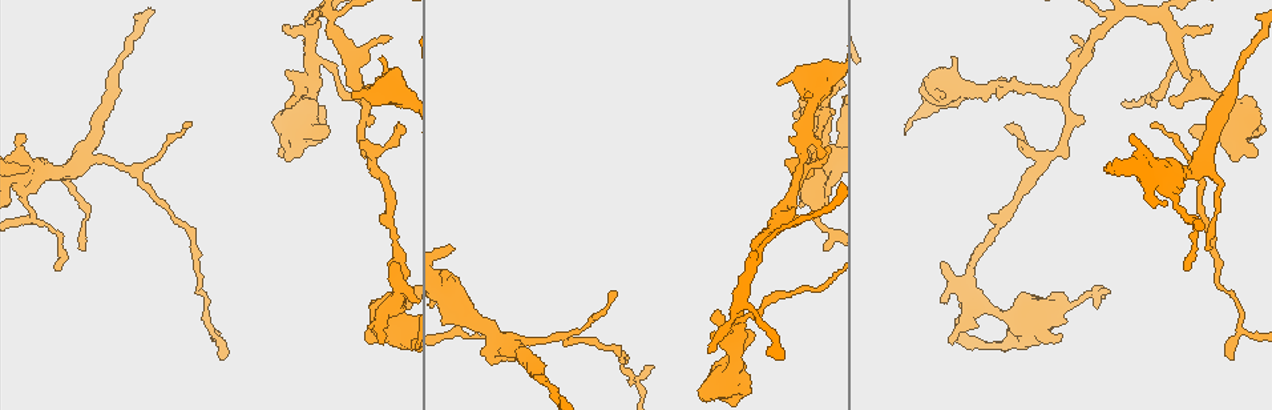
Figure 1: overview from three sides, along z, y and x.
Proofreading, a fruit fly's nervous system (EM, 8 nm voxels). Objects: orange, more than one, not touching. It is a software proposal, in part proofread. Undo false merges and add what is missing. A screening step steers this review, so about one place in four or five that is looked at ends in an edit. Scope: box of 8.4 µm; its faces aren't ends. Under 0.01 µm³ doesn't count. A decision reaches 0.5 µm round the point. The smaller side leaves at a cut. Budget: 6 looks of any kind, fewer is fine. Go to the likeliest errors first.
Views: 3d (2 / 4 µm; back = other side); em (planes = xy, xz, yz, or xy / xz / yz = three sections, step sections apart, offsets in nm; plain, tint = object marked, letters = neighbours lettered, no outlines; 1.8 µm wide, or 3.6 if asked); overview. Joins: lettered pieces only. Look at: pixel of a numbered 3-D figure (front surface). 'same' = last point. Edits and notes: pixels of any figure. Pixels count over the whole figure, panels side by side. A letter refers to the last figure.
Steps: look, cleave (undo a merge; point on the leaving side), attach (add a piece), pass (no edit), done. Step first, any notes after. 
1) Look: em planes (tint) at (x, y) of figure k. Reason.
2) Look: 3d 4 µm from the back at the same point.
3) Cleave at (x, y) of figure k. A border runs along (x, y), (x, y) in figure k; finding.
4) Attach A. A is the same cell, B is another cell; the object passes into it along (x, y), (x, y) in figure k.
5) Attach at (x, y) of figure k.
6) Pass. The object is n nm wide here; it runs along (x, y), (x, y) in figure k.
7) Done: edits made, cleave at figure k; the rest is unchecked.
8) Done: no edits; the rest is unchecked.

Look: em xy step 8 (tint) at (372, 160) of figure 1. A fork.

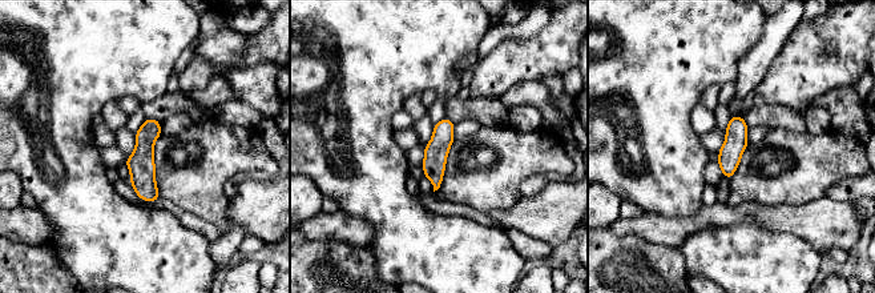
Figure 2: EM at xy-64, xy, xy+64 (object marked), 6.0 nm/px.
Look: em planes (tint) at the same point. Another direction.

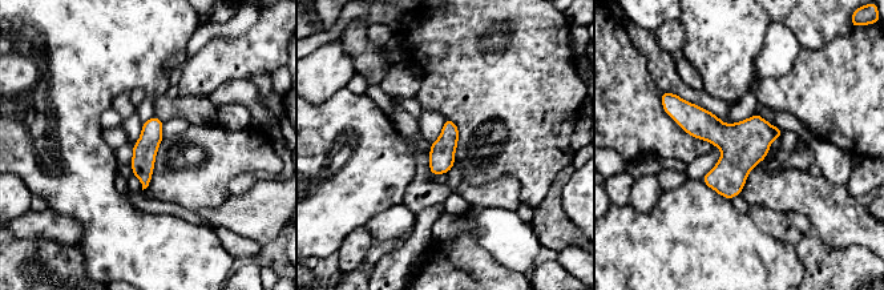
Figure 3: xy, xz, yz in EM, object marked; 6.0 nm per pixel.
Look: em planes (letters) at the same point.

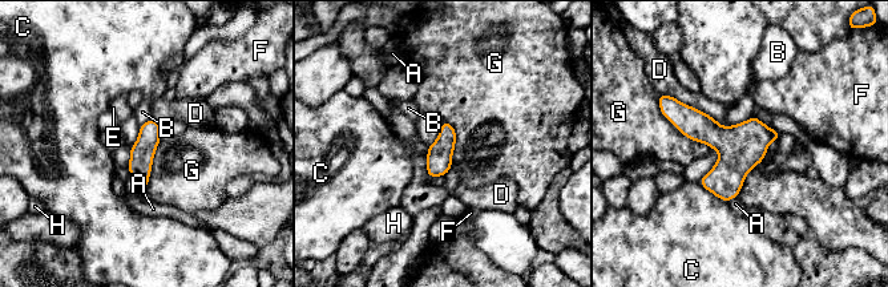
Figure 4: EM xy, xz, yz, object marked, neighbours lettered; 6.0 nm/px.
Pass. The object is 140 nm wide here; A, B, C, D, E, F, G and H are other cells; a border runs along (658, 106), (685, 136), (711, 148) in figure 4; continuous, no second neuron.

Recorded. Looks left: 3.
Look: 3d 4 µm at (311, 65) of figure 1. Four or more arms meet.

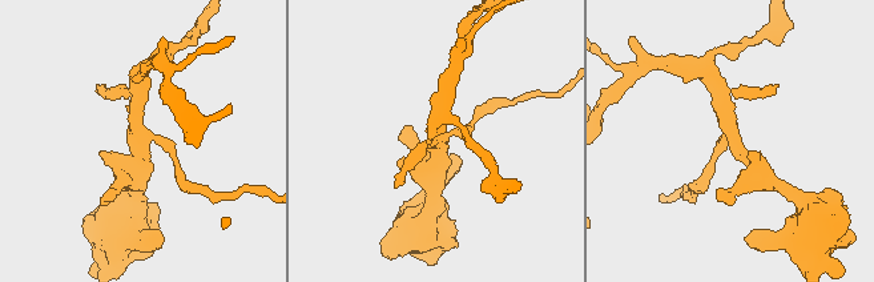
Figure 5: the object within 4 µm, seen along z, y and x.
Look: em planes (tint) at (440, 139) of figure 5. 4 arms meet here.

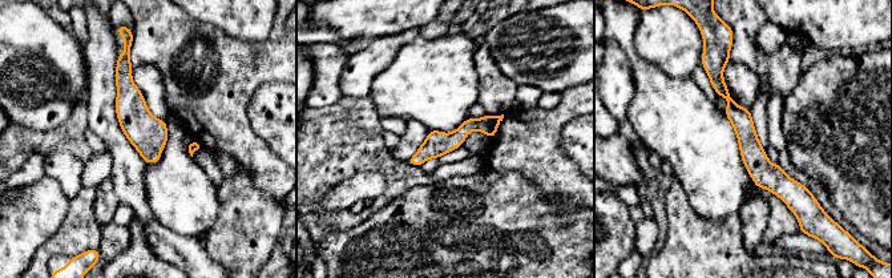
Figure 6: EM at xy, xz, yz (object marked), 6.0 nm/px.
Look: em planes (letters) at the same point. What lies round it.

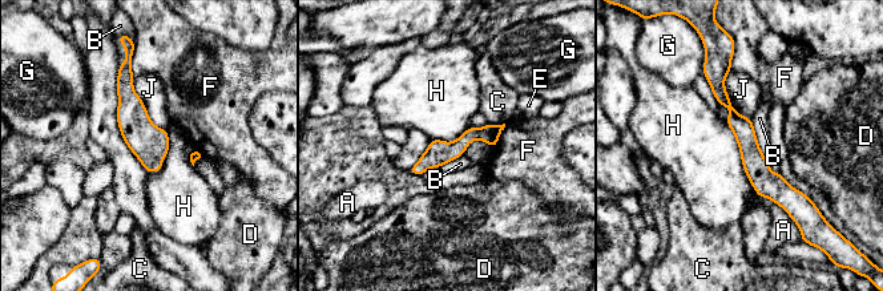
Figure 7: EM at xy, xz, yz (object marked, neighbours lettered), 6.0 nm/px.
Pass. A, B, C, D, E, F, G, H and J are other cells; it runs along (717, 73), (756, 168), (791, 211) in figure 7; one neuron here.

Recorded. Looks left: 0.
Done: no edits; the rest is unchecked.

